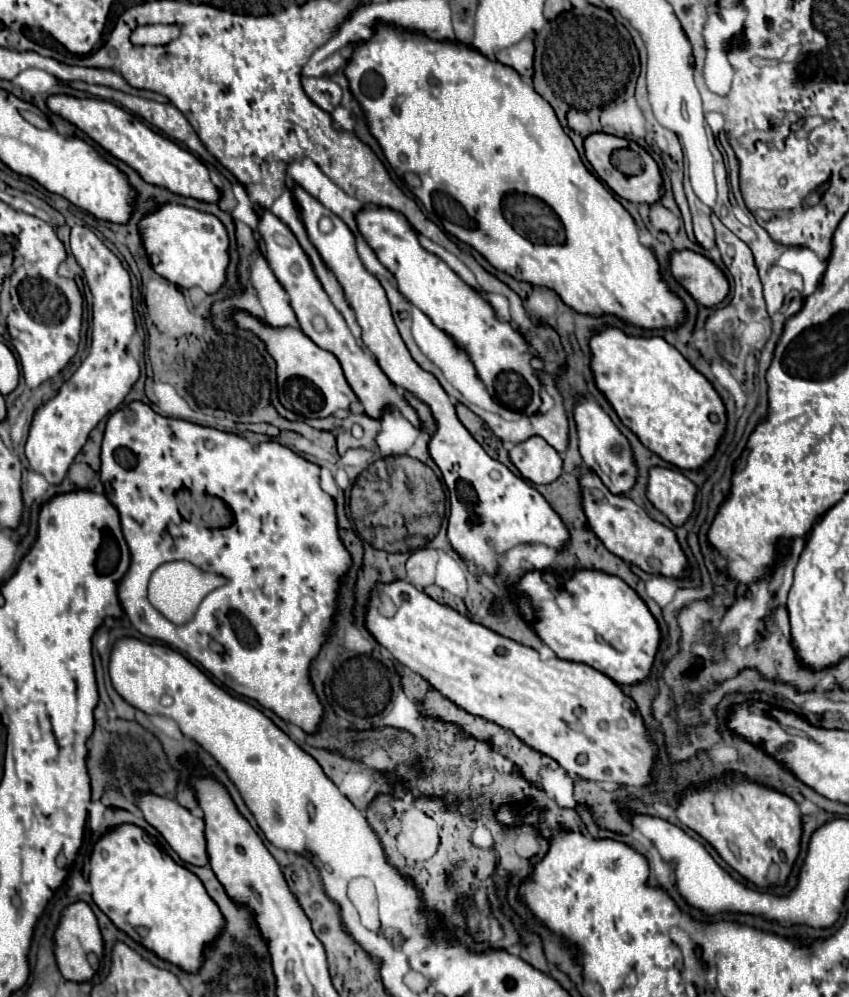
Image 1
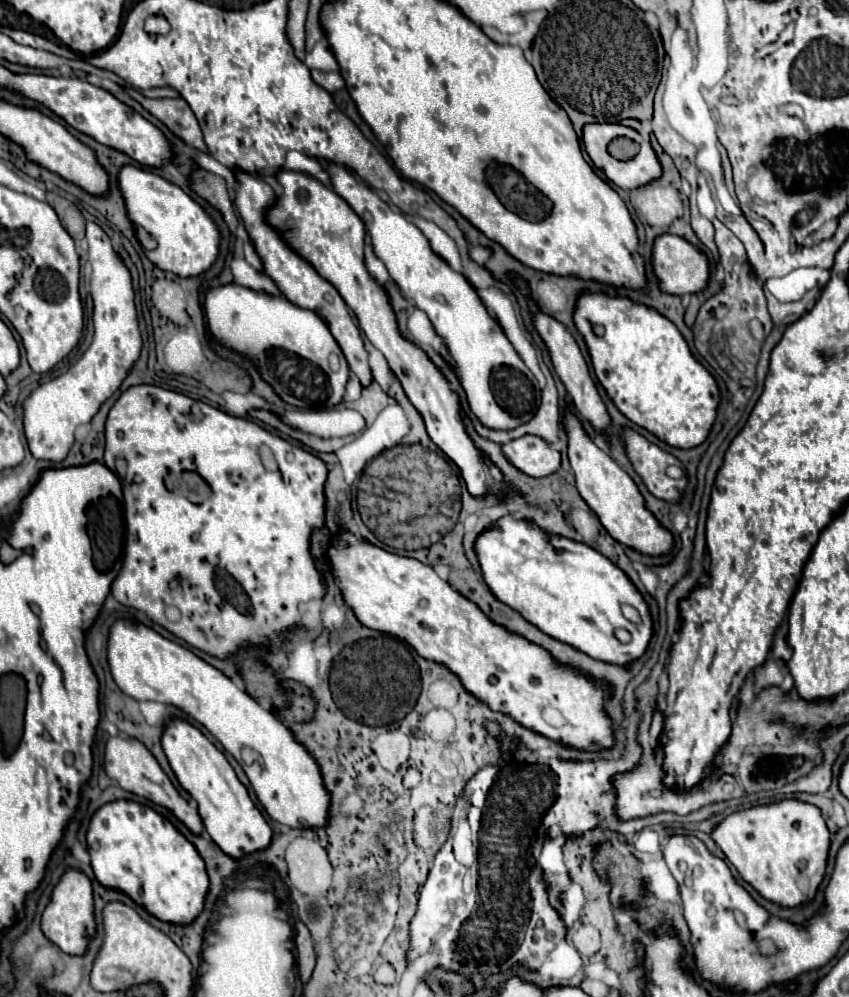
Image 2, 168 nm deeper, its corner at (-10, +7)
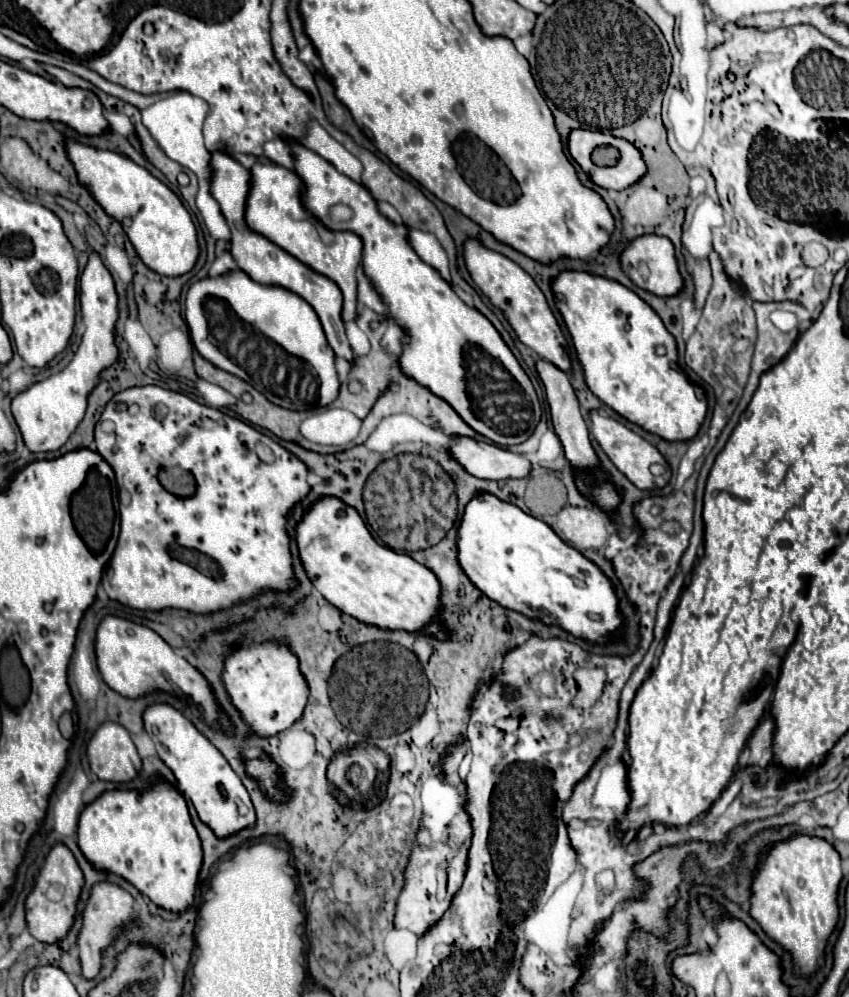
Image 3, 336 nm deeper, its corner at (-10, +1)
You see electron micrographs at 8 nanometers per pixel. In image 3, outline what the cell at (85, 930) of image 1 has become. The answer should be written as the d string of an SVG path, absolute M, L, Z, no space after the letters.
M57 842L49 850L47 858L43 860L35 876L35 888L25 898L25 920L31 936L37 938L39 942L61 940L73 926L73 914L81 888L83 888L83 872L77 866L77 860L73 858L71 850L65 844Z

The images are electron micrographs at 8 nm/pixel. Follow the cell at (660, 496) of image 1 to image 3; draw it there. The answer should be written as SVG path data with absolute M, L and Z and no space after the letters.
M597 410L589 412L589 422L591 422L591 434L593 438L599 442L599 446L603 448L603 452L609 456L609 460L641 490L649 490L649 488L663 488L669 482L669 472L665 472L663 476L653 476L649 472L651 464L661 464L669 470L667 460L661 456L661 452L651 446L647 440L643 440L639 434L635 434L633 430L629 430L627 426L623 426L621 422L601 416Z

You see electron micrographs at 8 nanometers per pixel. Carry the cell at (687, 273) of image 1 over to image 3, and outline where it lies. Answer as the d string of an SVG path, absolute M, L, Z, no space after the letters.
M645 234L645 236L633 238L627 244L627 248L621 252L619 262L621 262L621 266L625 266L627 262L631 264L631 270L627 270L627 276L631 278L633 284L637 284L639 288L649 290L657 296L675 296L675 292L679 292L683 286L681 274L677 268L677 260L675 260L675 248L673 248L671 240L667 240L665 236Z

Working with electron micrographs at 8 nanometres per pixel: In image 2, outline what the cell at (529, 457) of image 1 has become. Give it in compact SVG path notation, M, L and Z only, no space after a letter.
M525 434L517 440L511 440L501 446L505 456L517 466L521 472L533 478L555 474L561 468L561 454L549 446L539 436Z

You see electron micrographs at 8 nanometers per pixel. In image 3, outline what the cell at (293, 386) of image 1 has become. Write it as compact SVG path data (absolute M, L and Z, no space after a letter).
M231 270L231 272L221 274L221 276L207 276L203 280L193 282L187 290L187 296L185 296L185 322L189 326L189 334L191 334L195 350L205 360L209 360L217 368L221 368L221 370L225 370L225 372L229 372L229 374L233 374L241 380L245 380L255 390L259 390L269 402L273 402L281 408L287 408L287 410L319 410L319 408L329 406L335 400L335 396L339 394L339 378L337 378L335 362L333 362L335 354L331 352L331 346L327 344L327 340L323 340L323 328L319 328L319 318L315 316L315 310L301 296L295 296L295 292L287 292L287 288L259 284L259 282L251 280L243 270Z

